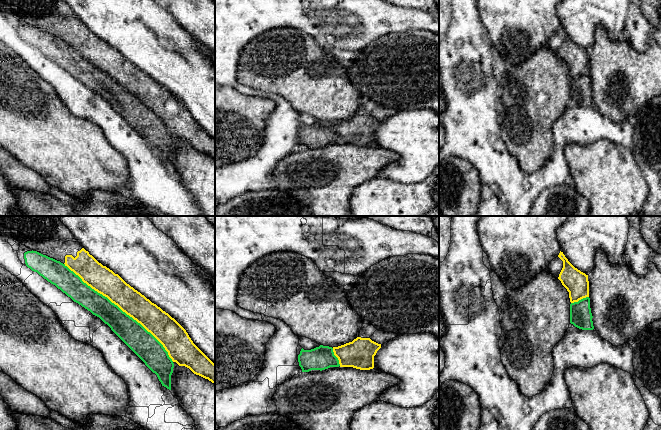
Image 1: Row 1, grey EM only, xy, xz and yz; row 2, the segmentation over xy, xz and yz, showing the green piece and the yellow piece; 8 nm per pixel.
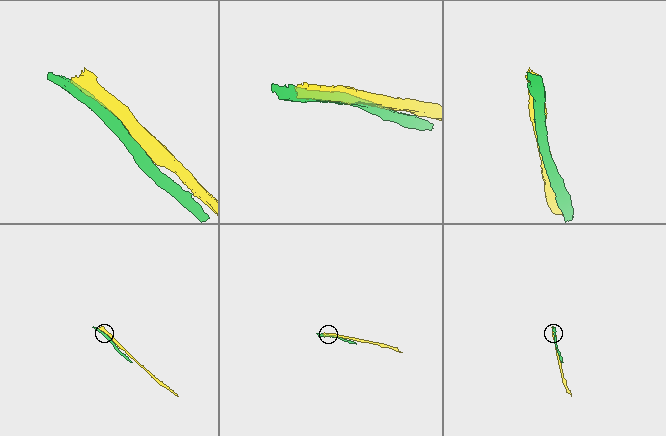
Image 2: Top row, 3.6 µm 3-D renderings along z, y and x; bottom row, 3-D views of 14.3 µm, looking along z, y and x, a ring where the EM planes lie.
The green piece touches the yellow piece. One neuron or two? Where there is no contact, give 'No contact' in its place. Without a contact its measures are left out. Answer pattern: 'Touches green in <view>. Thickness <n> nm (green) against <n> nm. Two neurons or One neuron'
Touches green in xy. Thickness 200 nm (green) against 200 nm. Two neurons

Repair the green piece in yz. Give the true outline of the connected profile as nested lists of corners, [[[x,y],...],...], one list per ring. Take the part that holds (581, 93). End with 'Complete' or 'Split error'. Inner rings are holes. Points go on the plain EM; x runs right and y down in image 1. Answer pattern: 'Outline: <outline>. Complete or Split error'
Outline: [[[586,73],[570,80],[570,99],[582,106],[593,106],[590,74]]]. Complete

